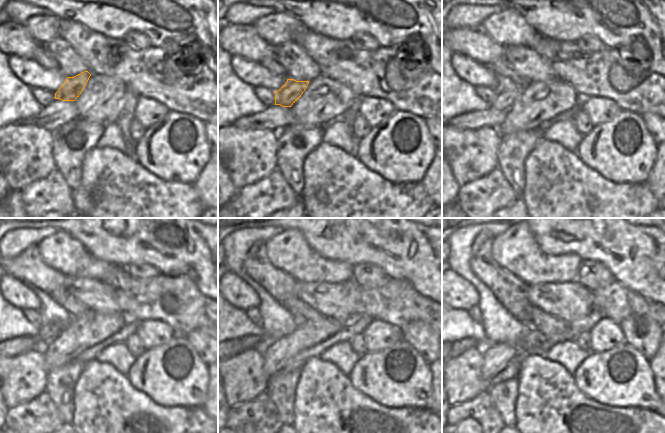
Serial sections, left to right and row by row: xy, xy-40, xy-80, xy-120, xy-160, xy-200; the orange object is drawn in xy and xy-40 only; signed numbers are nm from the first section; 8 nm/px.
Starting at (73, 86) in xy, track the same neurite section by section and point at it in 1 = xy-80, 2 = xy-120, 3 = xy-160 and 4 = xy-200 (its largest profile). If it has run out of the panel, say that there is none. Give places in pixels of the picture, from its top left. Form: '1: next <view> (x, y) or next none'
1: next xy-80 (504, 100)
2: next xy-120 (47, 333)
3: next xy-160 (249, 342)
4: next xy-200 (468, 343)

